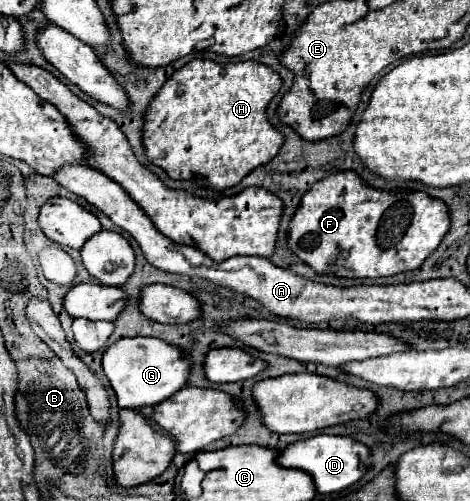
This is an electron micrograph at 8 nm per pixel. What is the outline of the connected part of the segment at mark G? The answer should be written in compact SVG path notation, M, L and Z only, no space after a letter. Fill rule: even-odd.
M155 337L119 339L103 351L101 365L109 385L117 395L119 409L141 409L147 405L157 405L183 389L189 377L189 357L181 353L181 349Z

